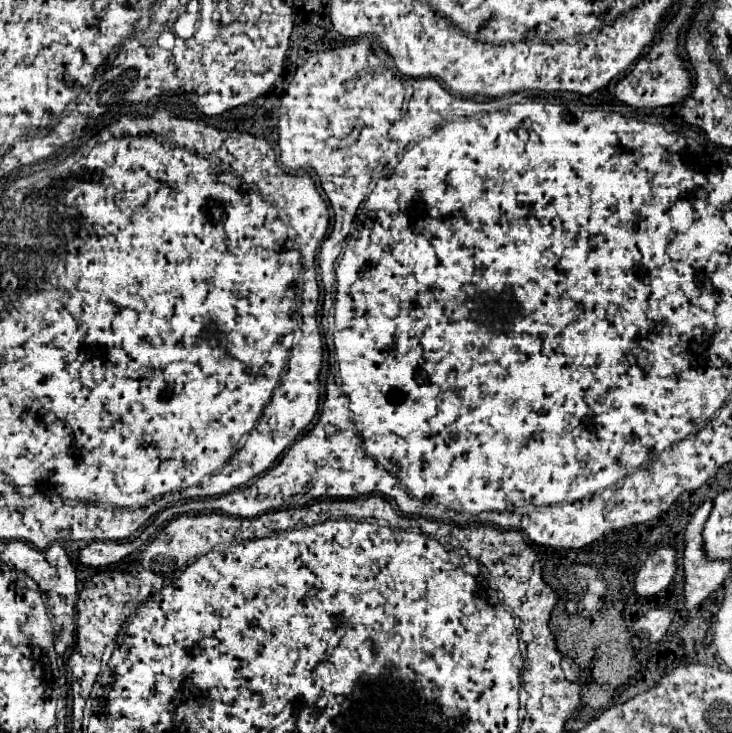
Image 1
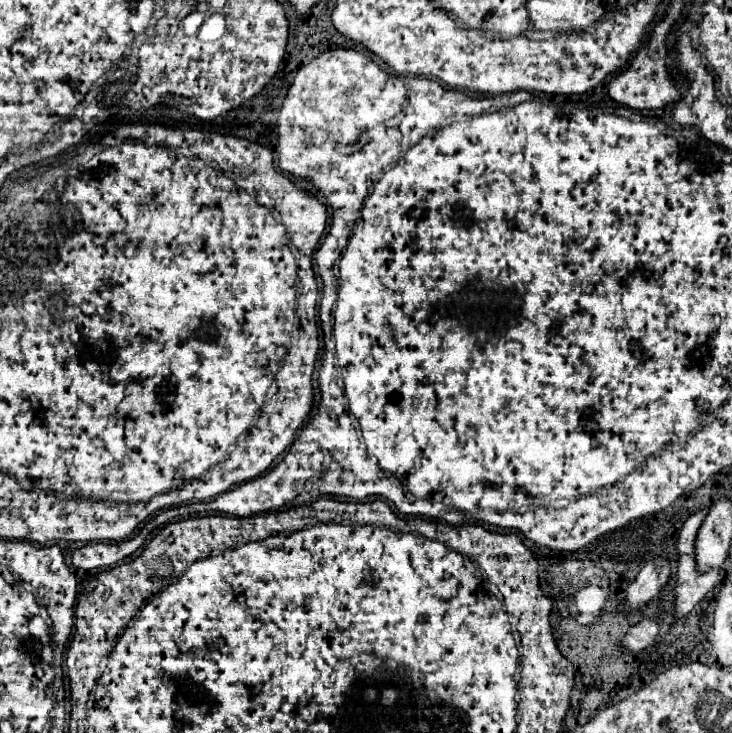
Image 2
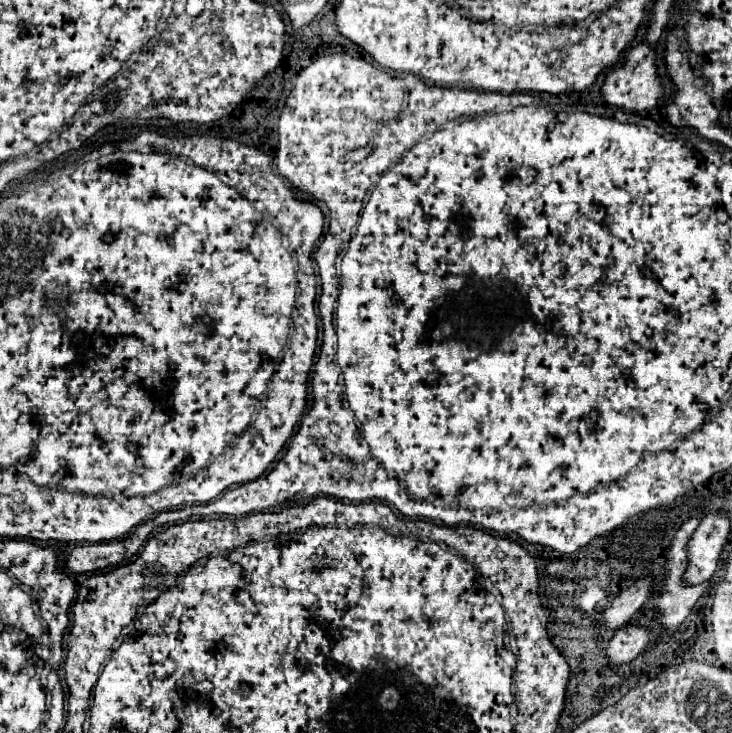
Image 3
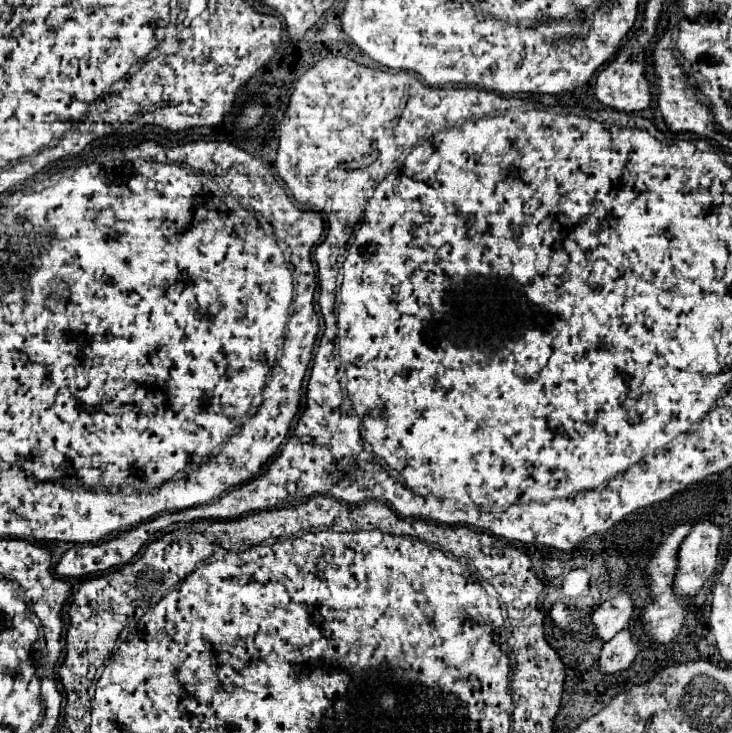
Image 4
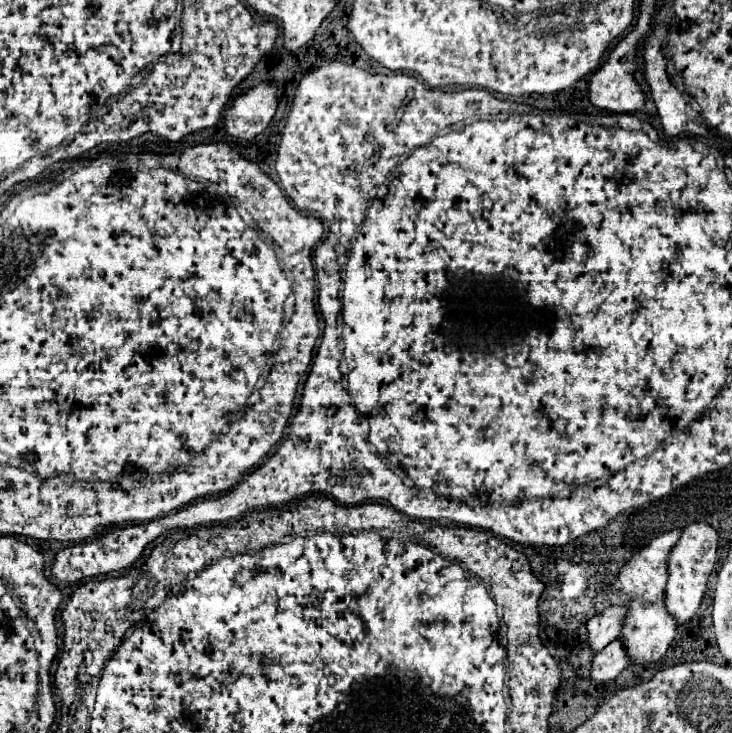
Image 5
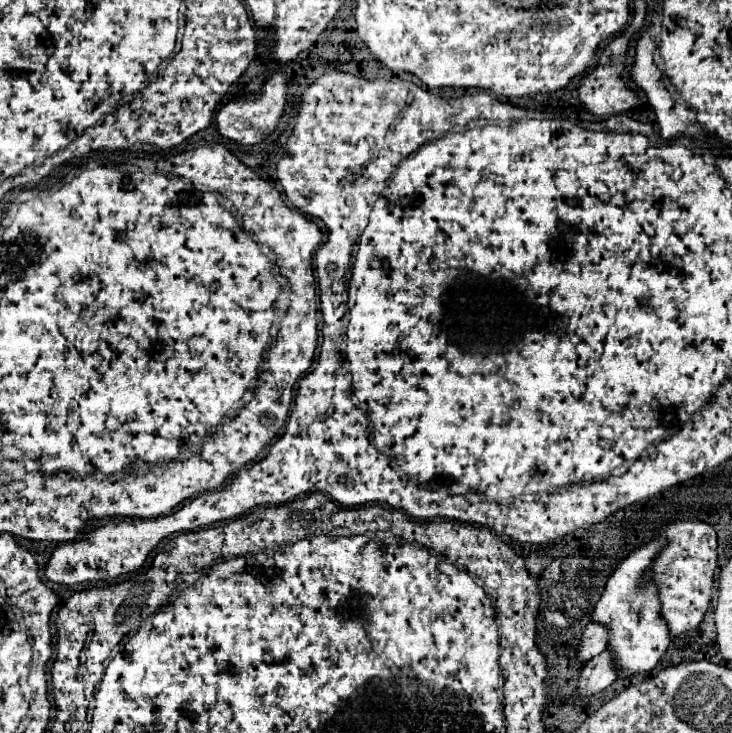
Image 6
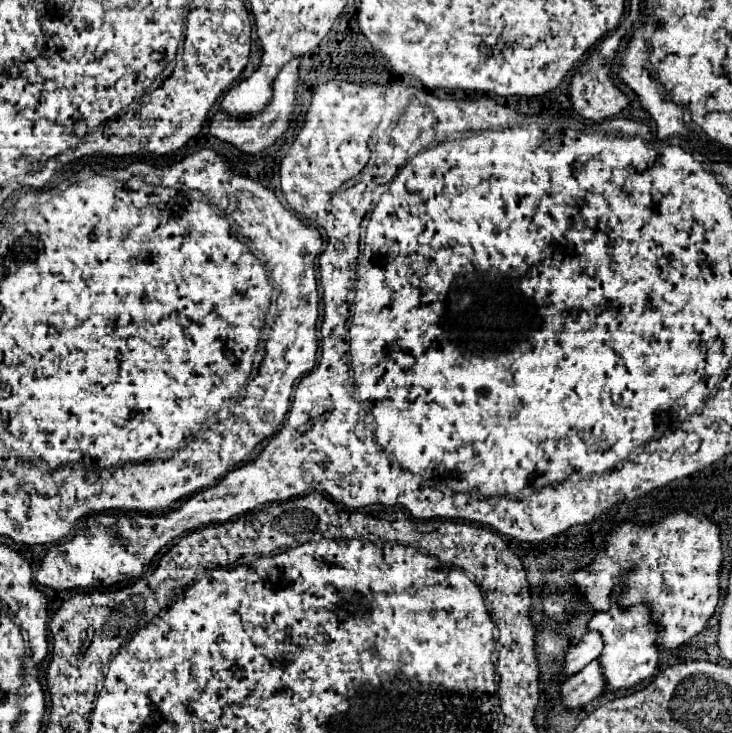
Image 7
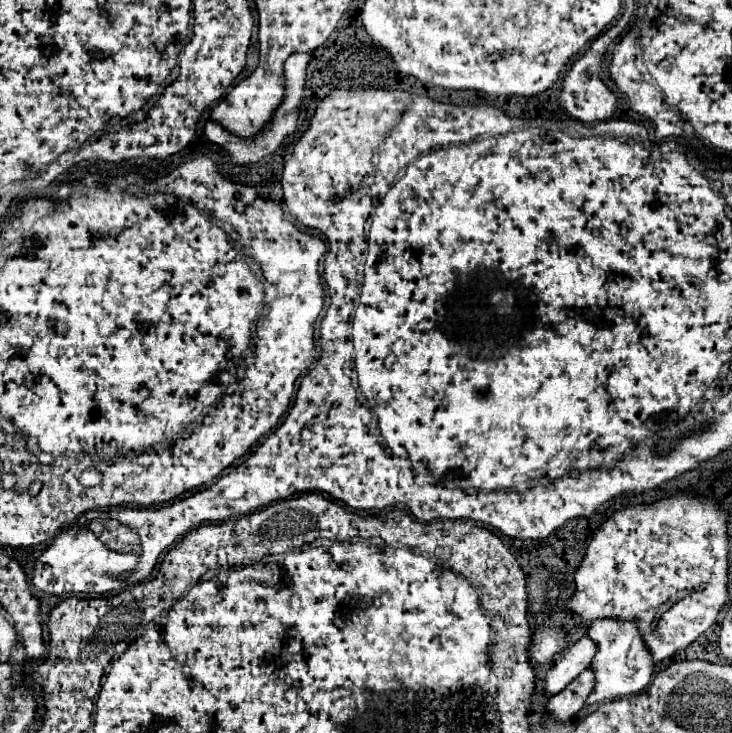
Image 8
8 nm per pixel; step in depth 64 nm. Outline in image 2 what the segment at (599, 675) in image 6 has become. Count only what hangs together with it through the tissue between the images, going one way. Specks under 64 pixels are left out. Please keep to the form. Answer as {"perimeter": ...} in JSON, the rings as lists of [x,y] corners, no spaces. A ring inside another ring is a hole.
{"perimeter":[[[646,618],[634,626],[630,626],[630,630],[626,632],[626,636],[622,636],[620,646],[632,654],[642,652],[650,642],[654,642],[656,634],[658,634],[658,620],[656,618]]]}

